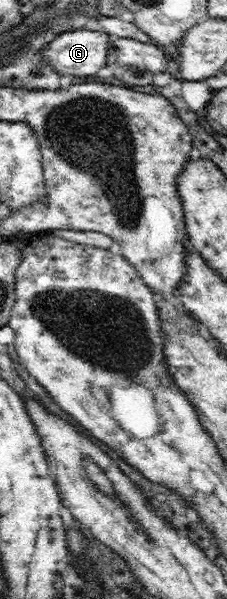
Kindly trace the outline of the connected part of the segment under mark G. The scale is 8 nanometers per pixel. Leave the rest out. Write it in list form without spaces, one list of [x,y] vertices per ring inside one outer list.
[[[93,25],[65,31],[46,44],[41,54],[64,79],[68,75],[95,75],[105,66],[109,37],[105,31]]]

